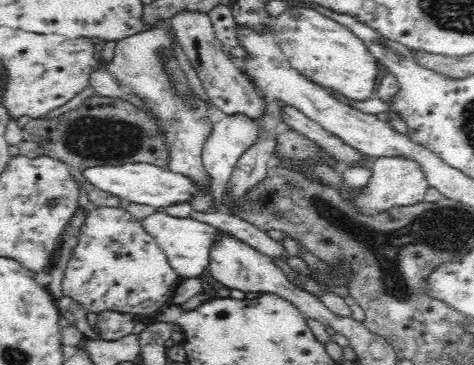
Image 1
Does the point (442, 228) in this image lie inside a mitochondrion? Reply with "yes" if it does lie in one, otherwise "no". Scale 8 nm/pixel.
yes

